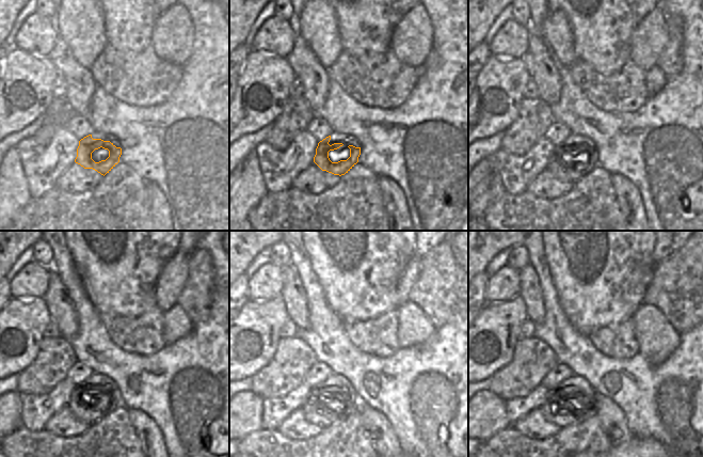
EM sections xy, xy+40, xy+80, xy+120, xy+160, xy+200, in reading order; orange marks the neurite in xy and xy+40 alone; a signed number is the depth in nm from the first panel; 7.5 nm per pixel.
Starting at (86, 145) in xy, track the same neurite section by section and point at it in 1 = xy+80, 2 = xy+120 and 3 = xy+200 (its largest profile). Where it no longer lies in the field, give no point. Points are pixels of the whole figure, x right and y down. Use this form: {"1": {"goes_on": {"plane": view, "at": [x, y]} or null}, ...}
{"1": {"goes_on": {"plane": "xy+80", "at": [592, 161]}}, "2": {"goes_on": {"plane": "xy+120", "at": [114, 402]}}, "3": {"goes_on": {"plane": "xy+200", "at": [588, 409]}}}

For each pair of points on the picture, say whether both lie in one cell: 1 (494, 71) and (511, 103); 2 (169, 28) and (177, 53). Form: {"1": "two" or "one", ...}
{"1": "one", "2": "one"}

